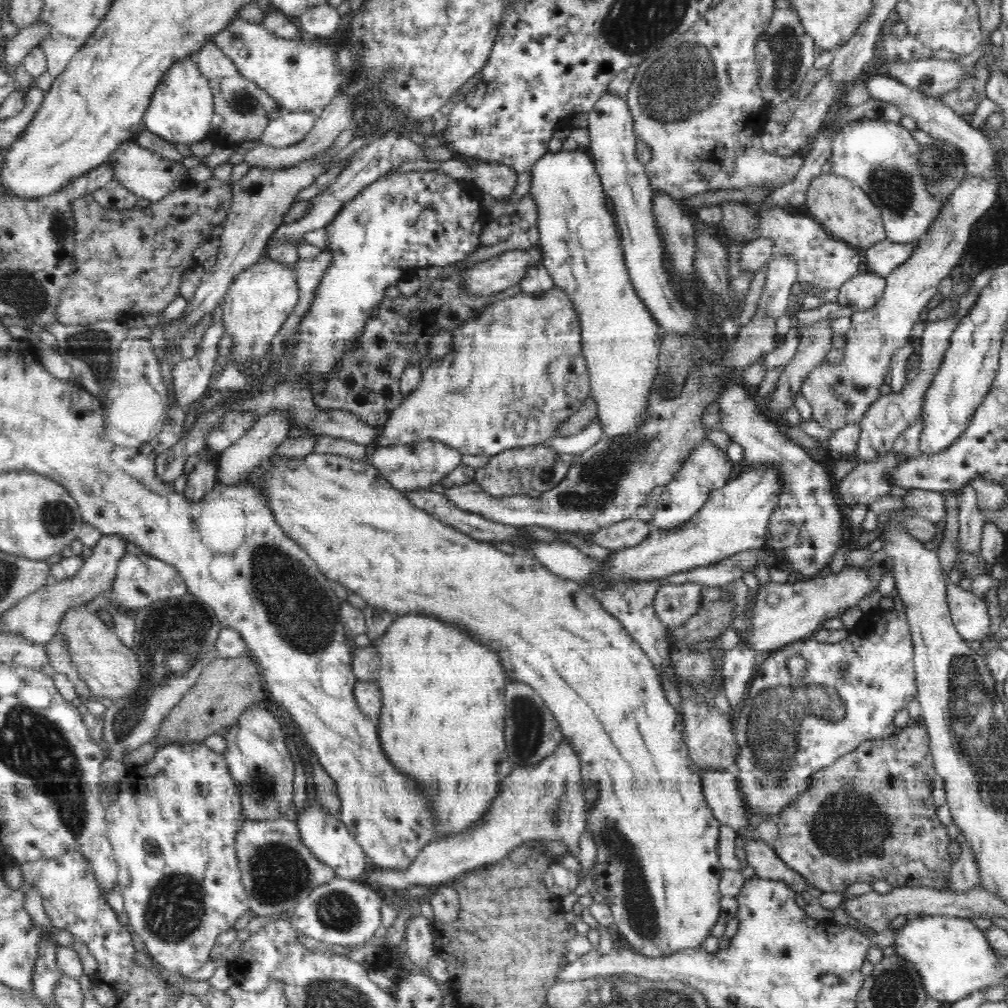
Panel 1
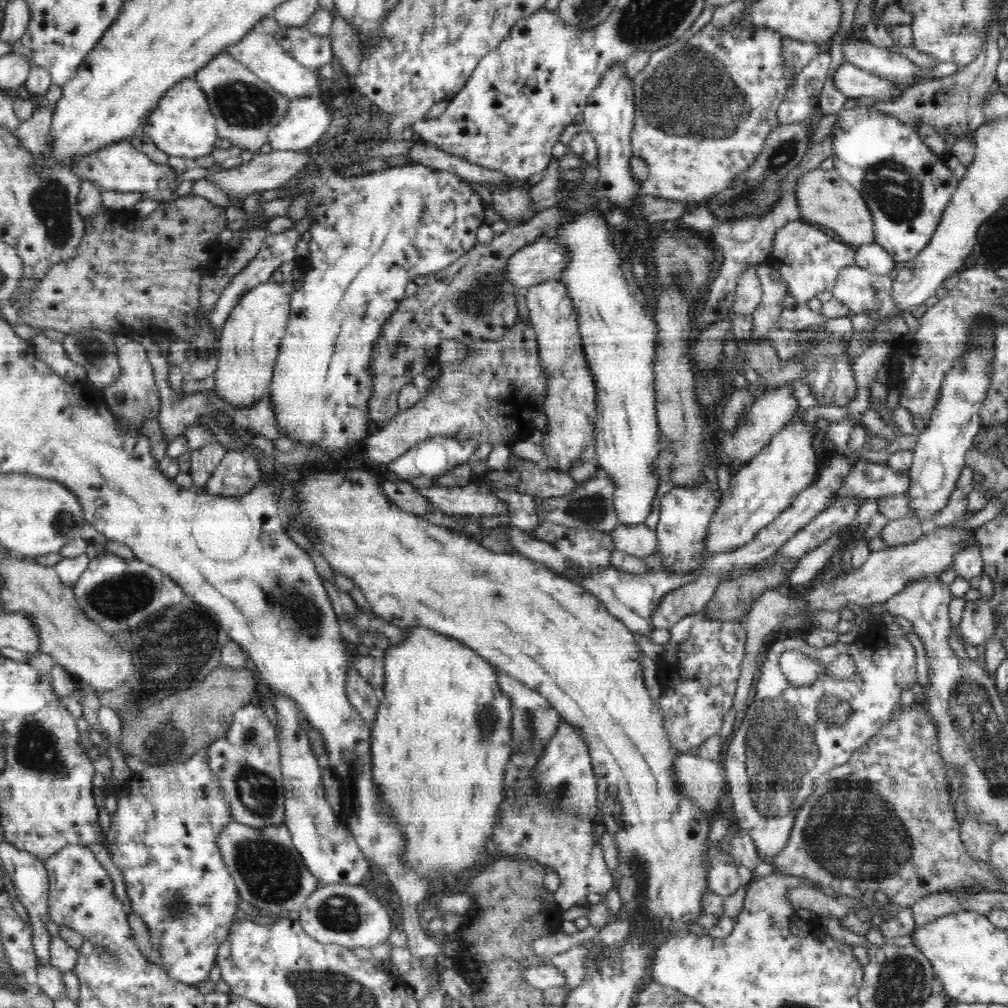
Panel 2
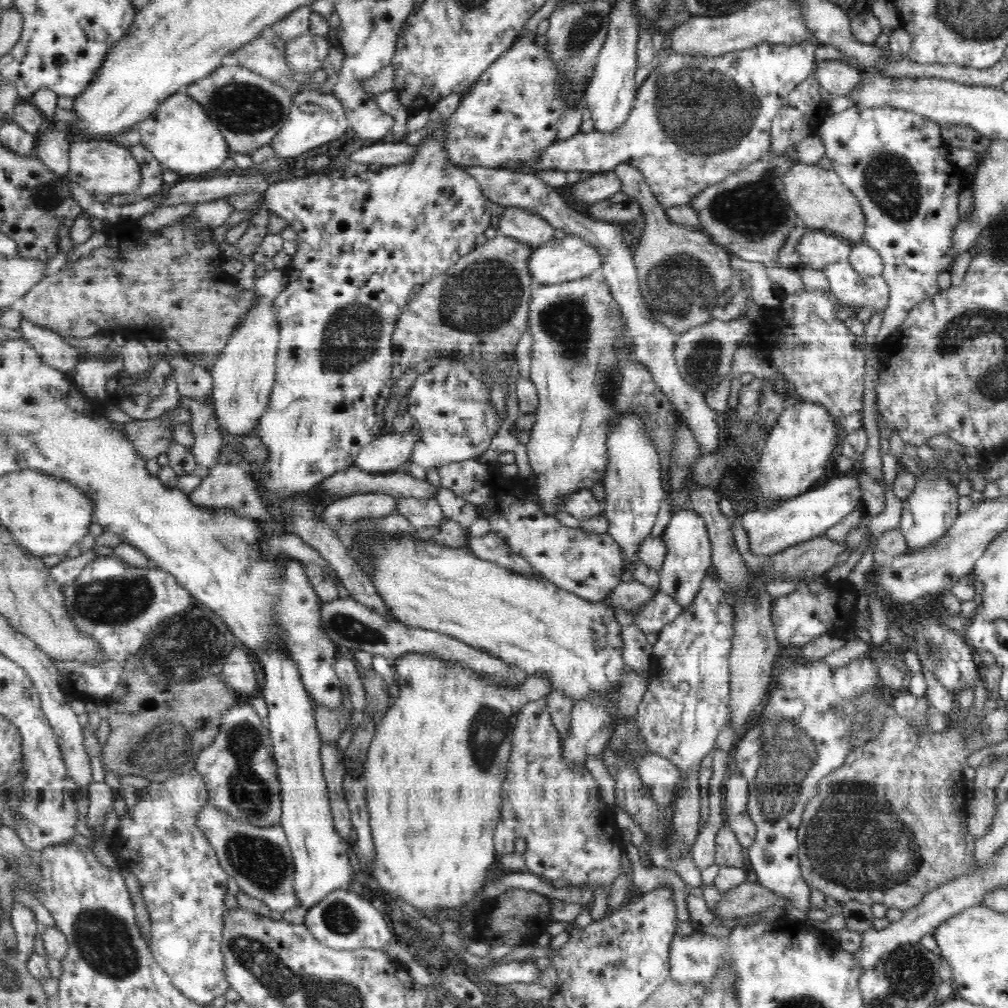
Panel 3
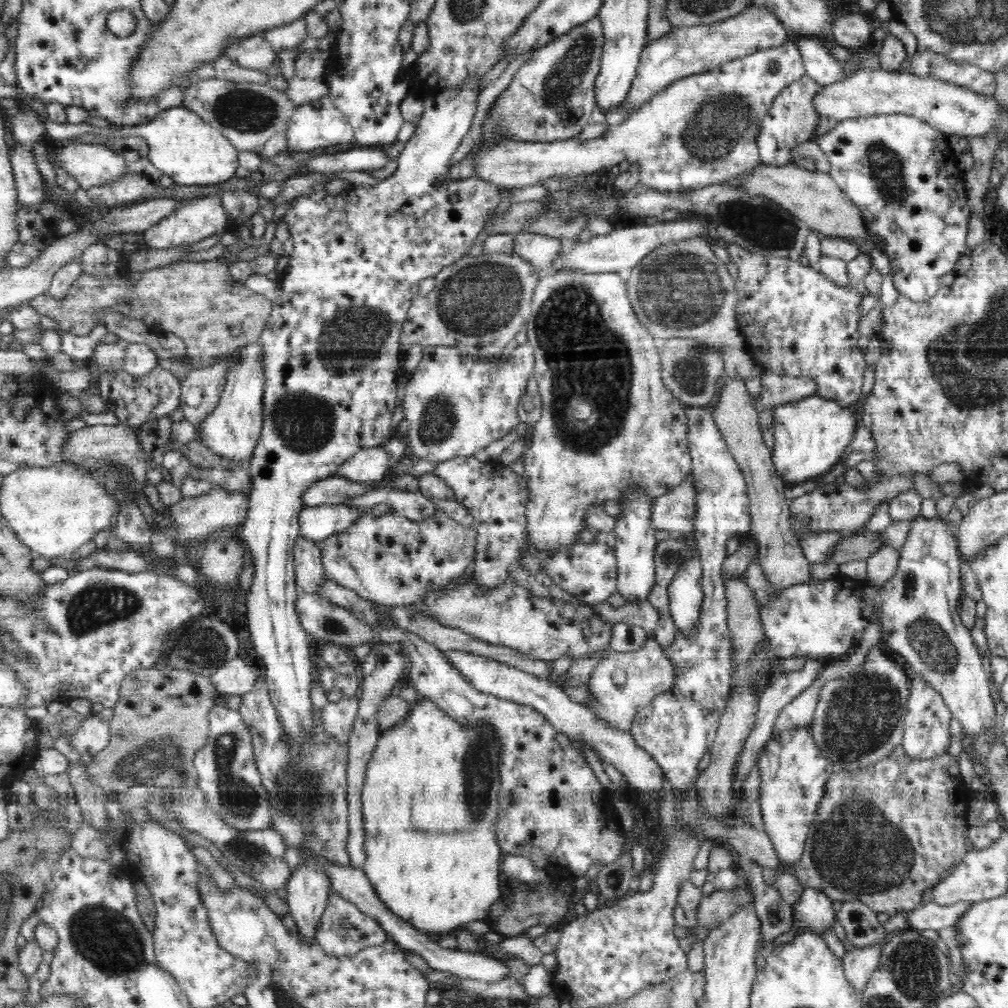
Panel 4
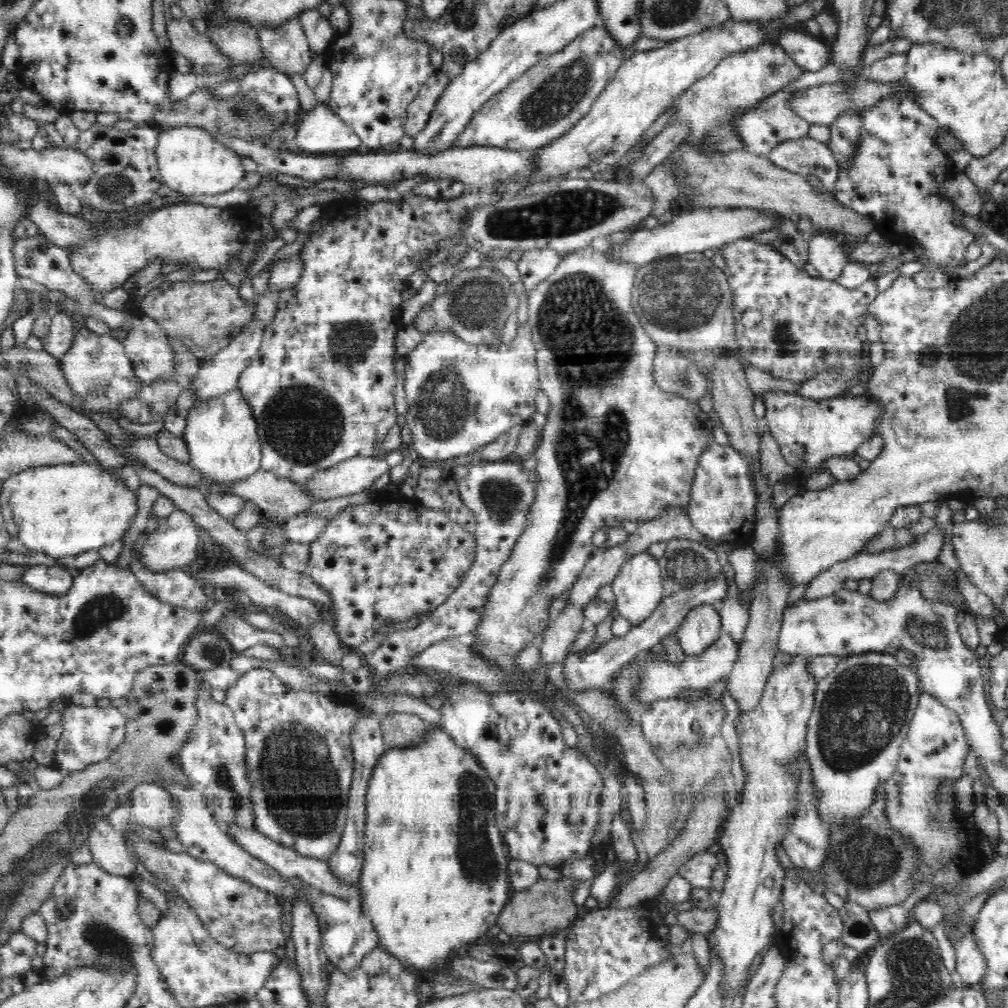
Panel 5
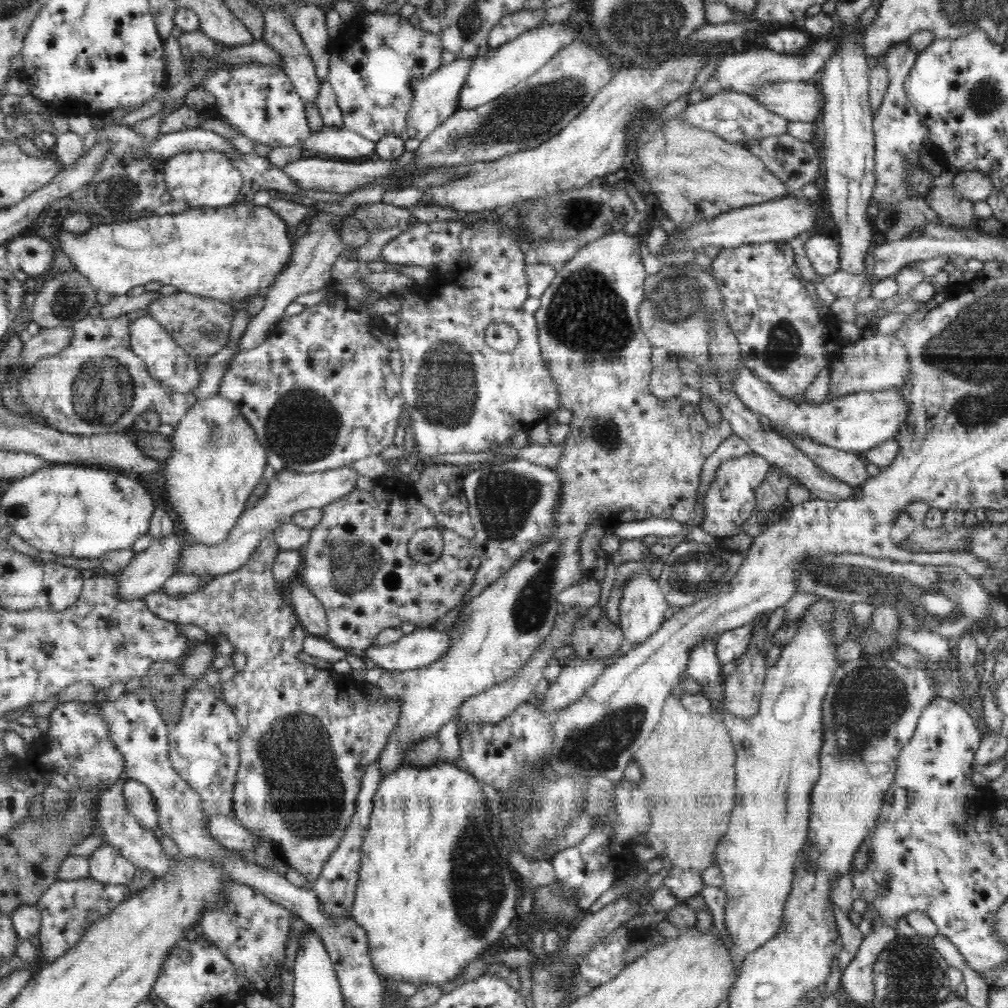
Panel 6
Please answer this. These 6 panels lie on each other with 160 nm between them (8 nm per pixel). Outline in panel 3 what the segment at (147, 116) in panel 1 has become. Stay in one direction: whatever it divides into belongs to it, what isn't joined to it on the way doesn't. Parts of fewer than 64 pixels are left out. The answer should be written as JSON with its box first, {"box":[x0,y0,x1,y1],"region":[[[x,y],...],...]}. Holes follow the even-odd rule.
{"box":[134,90,231,179],"region":[[[184,90],[166,98],[150,118],[137,123],[134,128],[140,132],[141,144],[164,167],[179,174],[181,179],[218,170],[222,162],[230,157],[231,150],[223,134],[202,106]]]}

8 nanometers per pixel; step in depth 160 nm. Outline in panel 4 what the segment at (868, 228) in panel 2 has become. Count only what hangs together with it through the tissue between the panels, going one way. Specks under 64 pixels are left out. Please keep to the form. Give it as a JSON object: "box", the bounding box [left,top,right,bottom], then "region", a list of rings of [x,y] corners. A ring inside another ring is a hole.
{"box":[731,163,866,240],"region":[[[763,163],[758,169],[746,172],[731,183],[744,187],[750,195],[762,195],[776,201],[822,237],[851,240],[866,232],[860,209],[838,188],[829,173],[809,172],[794,164],[773,166]]]}

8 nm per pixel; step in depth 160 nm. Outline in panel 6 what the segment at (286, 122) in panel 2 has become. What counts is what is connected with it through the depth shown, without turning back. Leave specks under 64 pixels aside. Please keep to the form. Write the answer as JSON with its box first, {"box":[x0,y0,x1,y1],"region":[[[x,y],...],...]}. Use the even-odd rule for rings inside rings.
{"box":[301,127,376,159],"region":[[[322,127],[319,131],[311,131],[301,145],[306,150],[314,150],[318,154],[330,154],[344,159],[368,156],[376,148],[376,143],[368,140],[346,127]]]}

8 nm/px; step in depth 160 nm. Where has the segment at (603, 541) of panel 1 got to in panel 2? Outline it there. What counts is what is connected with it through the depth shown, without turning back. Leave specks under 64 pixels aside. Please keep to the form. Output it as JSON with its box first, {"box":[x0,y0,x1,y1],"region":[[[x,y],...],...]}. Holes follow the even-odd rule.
{"box":[611,523,659,559],"region":[[[645,523],[636,526],[618,526],[611,531],[616,549],[640,559],[659,550],[659,541],[655,530]]]}

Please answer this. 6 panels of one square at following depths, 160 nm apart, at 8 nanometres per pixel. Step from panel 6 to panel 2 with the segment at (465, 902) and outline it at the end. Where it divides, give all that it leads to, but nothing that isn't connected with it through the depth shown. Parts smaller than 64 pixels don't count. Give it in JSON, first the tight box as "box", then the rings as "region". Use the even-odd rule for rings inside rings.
{"box":[371,626,513,890],"region":[[[424,626],[408,627],[406,631],[407,637],[400,644],[390,646],[385,651],[383,666],[385,672],[384,698],[379,702],[375,720],[371,722],[372,775],[374,775],[374,783],[377,785],[386,813],[390,815],[392,821],[396,821],[400,825],[400,831],[404,833],[404,841],[406,841],[406,852],[402,856],[404,863],[408,867],[416,869],[416,873],[422,879],[430,882],[430,890],[432,890],[436,886],[437,880],[442,880],[447,876],[456,876],[460,870],[470,869],[476,861],[478,864],[482,853],[486,851],[486,844],[493,836],[497,814],[505,799],[503,793],[504,778],[508,762],[510,762],[513,754],[512,711],[509,698],[498,686],[495,668],[482,656],[479,656],[470,647],[459,643],[456,639],[441,635]]]}

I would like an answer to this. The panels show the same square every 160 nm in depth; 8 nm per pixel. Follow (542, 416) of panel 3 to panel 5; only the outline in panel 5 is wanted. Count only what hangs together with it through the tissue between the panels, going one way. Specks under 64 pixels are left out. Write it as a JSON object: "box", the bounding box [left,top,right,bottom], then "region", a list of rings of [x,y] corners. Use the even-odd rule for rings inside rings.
{"box":[473,245,714,674],"region":[[[590,245],[573,251],[567,257],[562,257],[556,270],[539,282],[533,289],[528,291],[527,310],[529,319],[527,325],[531,331],[531,337],[535,344],[537,369],[539,372],[539,385],[550,401],[550,409],[546,417],[546,424],[541,428],[542,439],[532,452],[531,456],[536,459],[535,471],[537,474],[537,485],[535,486],[534,502],[528,510],[526,528],[522,536],[518,538],[516,546],[510,557],[500,569],[498,583],[490,592],[486,600],[486,606],[482,610],[482,620],[477,625],[474,633],[473,650],[480,654],[489,664],[498,666],[504,671],[514,671],[521,674],[522,670],[514,665],[514,658],[520,650],[524,650],[528,644],[537,642],[540,634],[549,626],[549,604],[550,601],[564,592],[571,590],[571,587],[578,581],[578,576],[586,562],[591,558],[597,549],[593,545],[593,534],[605,528],[621,527],[624,521],[646,522],[652,518],[664,514],[668,507],[676,507],[677,510],[688,510],[687,506],[691,499],[691,484],[695,477],[695,468],[703,453],[707,442],[714,438],[714,421],[708,414],[704,413],[698,406],[698,402],[690,402],[681,396],[662,391],[653,377],[653,360],[656,354],[656,343],[650,335],[642,328],[632,306],[632,290],[634,288],[635,274],[638,266],[627,262],[614,262],[607,260],[605,252],[598,253],[591,249]]]}

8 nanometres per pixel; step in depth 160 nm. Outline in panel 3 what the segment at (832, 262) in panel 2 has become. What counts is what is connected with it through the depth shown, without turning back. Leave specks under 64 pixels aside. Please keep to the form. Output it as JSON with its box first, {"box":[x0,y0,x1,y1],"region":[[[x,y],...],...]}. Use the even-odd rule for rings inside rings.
{"box":[795,228,852,273],"region":[[[808,228],[795,244],[795,252],[801,256],[798,270],[801,273],[801,269],[808,266],[823,271],[832,262],[848,259],[851,248],[852,244],[846,238],[834,232]]]}

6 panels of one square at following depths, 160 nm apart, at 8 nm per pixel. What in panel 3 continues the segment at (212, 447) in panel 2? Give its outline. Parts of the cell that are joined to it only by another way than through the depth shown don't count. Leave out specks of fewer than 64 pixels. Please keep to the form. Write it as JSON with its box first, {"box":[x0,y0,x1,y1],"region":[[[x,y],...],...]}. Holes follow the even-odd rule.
{"box":[181,394,224,470],"region":[[[211,394],[206,402],[198,402],[190,397],[183,397],[181,402],[192,414],[189,421],[195,438],[192,454],[200,468],[212,470],[222,458],[220,448],[224,444]]]}

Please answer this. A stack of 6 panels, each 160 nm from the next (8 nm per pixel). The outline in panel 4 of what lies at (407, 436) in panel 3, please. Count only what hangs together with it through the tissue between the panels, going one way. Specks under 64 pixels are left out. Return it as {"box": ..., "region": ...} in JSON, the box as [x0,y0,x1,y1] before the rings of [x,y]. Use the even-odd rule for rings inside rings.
{"box":[334,445,393,483],"region":[[[380,445],[358,451],[343,462],[334,475],[354,482],[369,483],[386,480],[391,475],[390,466],[393,466],[390,453]]]}

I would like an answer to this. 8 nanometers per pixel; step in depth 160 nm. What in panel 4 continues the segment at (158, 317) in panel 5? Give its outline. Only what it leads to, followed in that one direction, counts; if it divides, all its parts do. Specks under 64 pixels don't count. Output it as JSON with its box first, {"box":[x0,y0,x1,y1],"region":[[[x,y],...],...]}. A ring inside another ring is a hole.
{"box":[26,259,272,356],"region":[[[220,259],[180,261],[137,273],[120,269],[112,278],[82,273],[61,301],[41,294],[26,304],[52,319],[60,332],[86,336],[105,311],[144,321],[149,327],[175,334],[186,343],[187,356],[222,356],[234,348],[258,341],[272,312],[272,301],[235,281]]]}

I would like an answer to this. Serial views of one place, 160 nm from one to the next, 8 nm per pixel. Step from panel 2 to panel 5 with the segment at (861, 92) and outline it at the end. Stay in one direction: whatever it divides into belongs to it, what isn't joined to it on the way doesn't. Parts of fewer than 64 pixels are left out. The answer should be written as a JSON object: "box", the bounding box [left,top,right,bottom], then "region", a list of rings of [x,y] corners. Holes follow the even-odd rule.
{"box":[779,27,831,71],"region":[[[794,27],[780,35],[779,46],[804,71],[818,71],[831,63],[831,50],[813,35],[797,32]]]}

